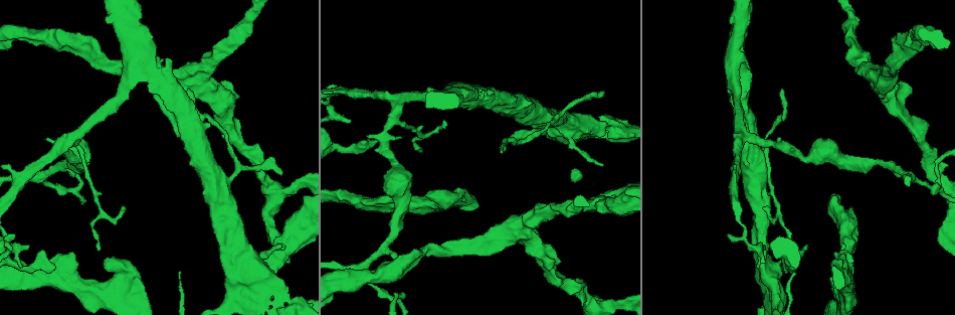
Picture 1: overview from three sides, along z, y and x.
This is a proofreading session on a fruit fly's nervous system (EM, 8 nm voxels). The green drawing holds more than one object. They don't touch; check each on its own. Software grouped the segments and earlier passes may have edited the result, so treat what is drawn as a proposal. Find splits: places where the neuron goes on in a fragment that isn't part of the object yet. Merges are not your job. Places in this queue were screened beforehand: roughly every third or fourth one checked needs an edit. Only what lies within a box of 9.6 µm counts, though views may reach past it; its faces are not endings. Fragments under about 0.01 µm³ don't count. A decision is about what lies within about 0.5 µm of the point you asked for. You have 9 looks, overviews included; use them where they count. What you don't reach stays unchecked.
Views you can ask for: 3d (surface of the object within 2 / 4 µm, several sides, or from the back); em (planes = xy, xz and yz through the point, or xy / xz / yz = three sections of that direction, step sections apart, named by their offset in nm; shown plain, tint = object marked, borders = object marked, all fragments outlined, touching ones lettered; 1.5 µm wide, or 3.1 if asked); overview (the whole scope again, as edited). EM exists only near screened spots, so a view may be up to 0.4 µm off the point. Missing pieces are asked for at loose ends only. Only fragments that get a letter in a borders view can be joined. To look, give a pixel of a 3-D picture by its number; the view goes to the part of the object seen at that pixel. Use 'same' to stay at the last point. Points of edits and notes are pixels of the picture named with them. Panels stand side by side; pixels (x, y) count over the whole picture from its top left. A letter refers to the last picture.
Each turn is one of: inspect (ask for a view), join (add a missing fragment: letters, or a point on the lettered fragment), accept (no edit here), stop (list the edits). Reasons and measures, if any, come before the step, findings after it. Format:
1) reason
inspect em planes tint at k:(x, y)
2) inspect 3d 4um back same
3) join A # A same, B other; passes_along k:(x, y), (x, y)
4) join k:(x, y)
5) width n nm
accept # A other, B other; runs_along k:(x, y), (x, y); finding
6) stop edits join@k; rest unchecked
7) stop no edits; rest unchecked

free end
inspect em planes borders at 1:(581, 303)

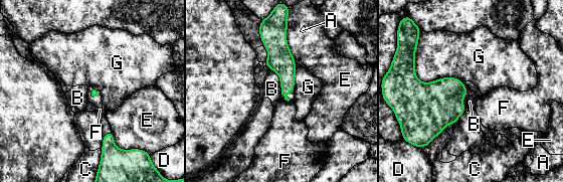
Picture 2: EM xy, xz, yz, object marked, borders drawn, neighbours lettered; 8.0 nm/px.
accept # A other, B other, C other, D other, E other, F other, G other; border 2:(460, 80), (465, 108); none of them fits

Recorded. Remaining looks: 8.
an open end
inspect em planes tint at 1:(456, 193)

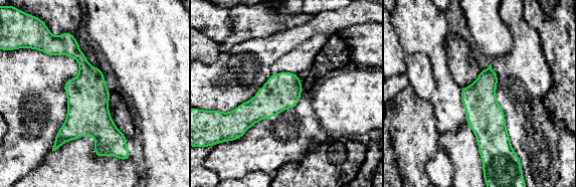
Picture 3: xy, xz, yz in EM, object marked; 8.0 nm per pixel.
inspect em planes borders same

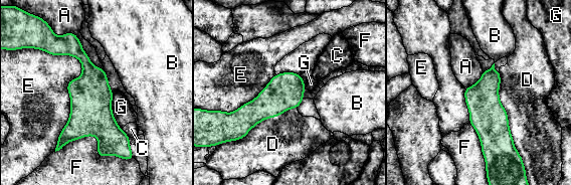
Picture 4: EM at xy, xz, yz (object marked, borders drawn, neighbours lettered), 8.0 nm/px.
accept # A other, B other, C other, D other, E other, F other, G other; runs_along 4:(69, 34), (90, 73), (101, 150); no lettered fragment goes on from it

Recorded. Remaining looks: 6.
thick end
inspect 3d 2um back at 1:(593, 209)

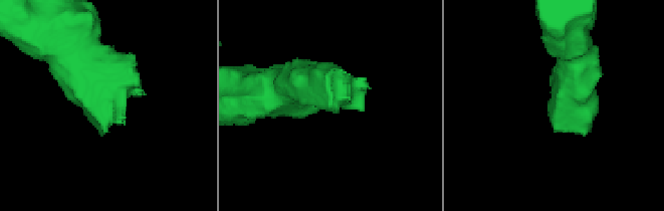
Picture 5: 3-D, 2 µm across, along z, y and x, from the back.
shape alone is not enough
inspect em planes borders at 5:(103, 133)

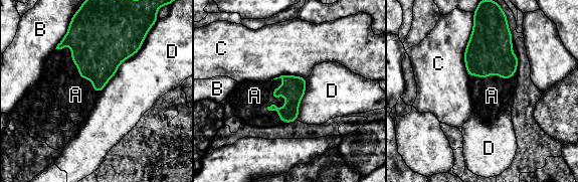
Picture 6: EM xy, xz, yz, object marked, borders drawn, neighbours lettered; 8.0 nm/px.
join A # A same, B other, C other, D other; passes_along 6:(294, 87), (284, 103), (254, 96); it goes on there

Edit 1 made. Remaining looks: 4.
see it whole again
inspect overview

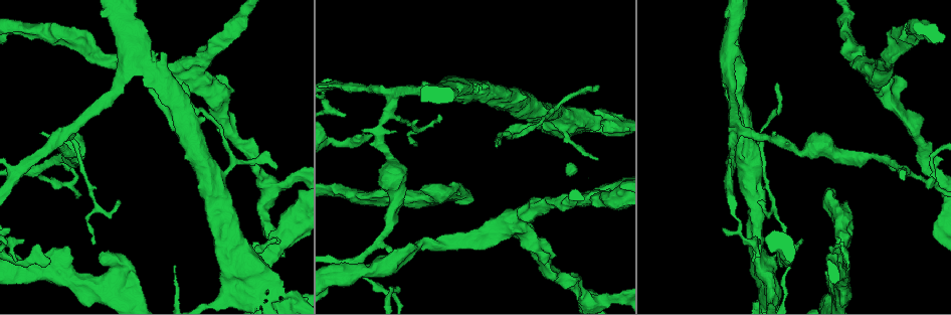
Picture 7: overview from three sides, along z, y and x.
free end
inspect em planes borders at 7:(779, 260)

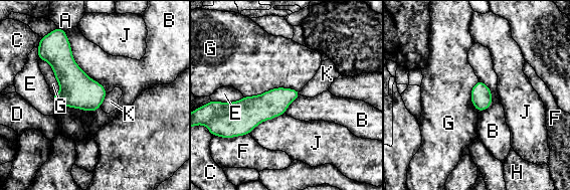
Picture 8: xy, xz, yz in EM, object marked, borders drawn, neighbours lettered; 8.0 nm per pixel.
accept # A other, B other, C other, D other, E other, F other, G other, H other, J other, K other; no lettered fragment goes on from it

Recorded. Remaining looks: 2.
stop edits join@6; rest unchecked

